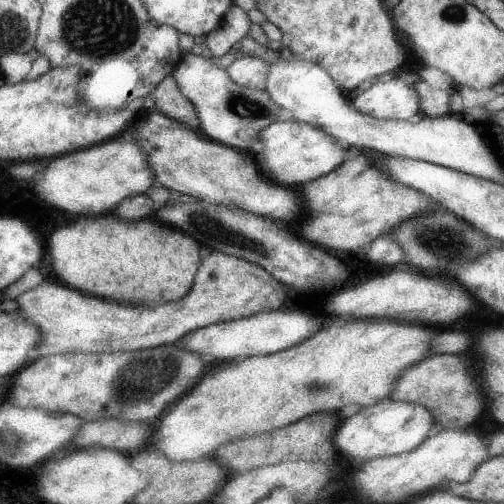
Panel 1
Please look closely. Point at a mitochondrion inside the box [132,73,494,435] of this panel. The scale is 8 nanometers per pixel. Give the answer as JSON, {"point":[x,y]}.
{"point":[215,233]}

